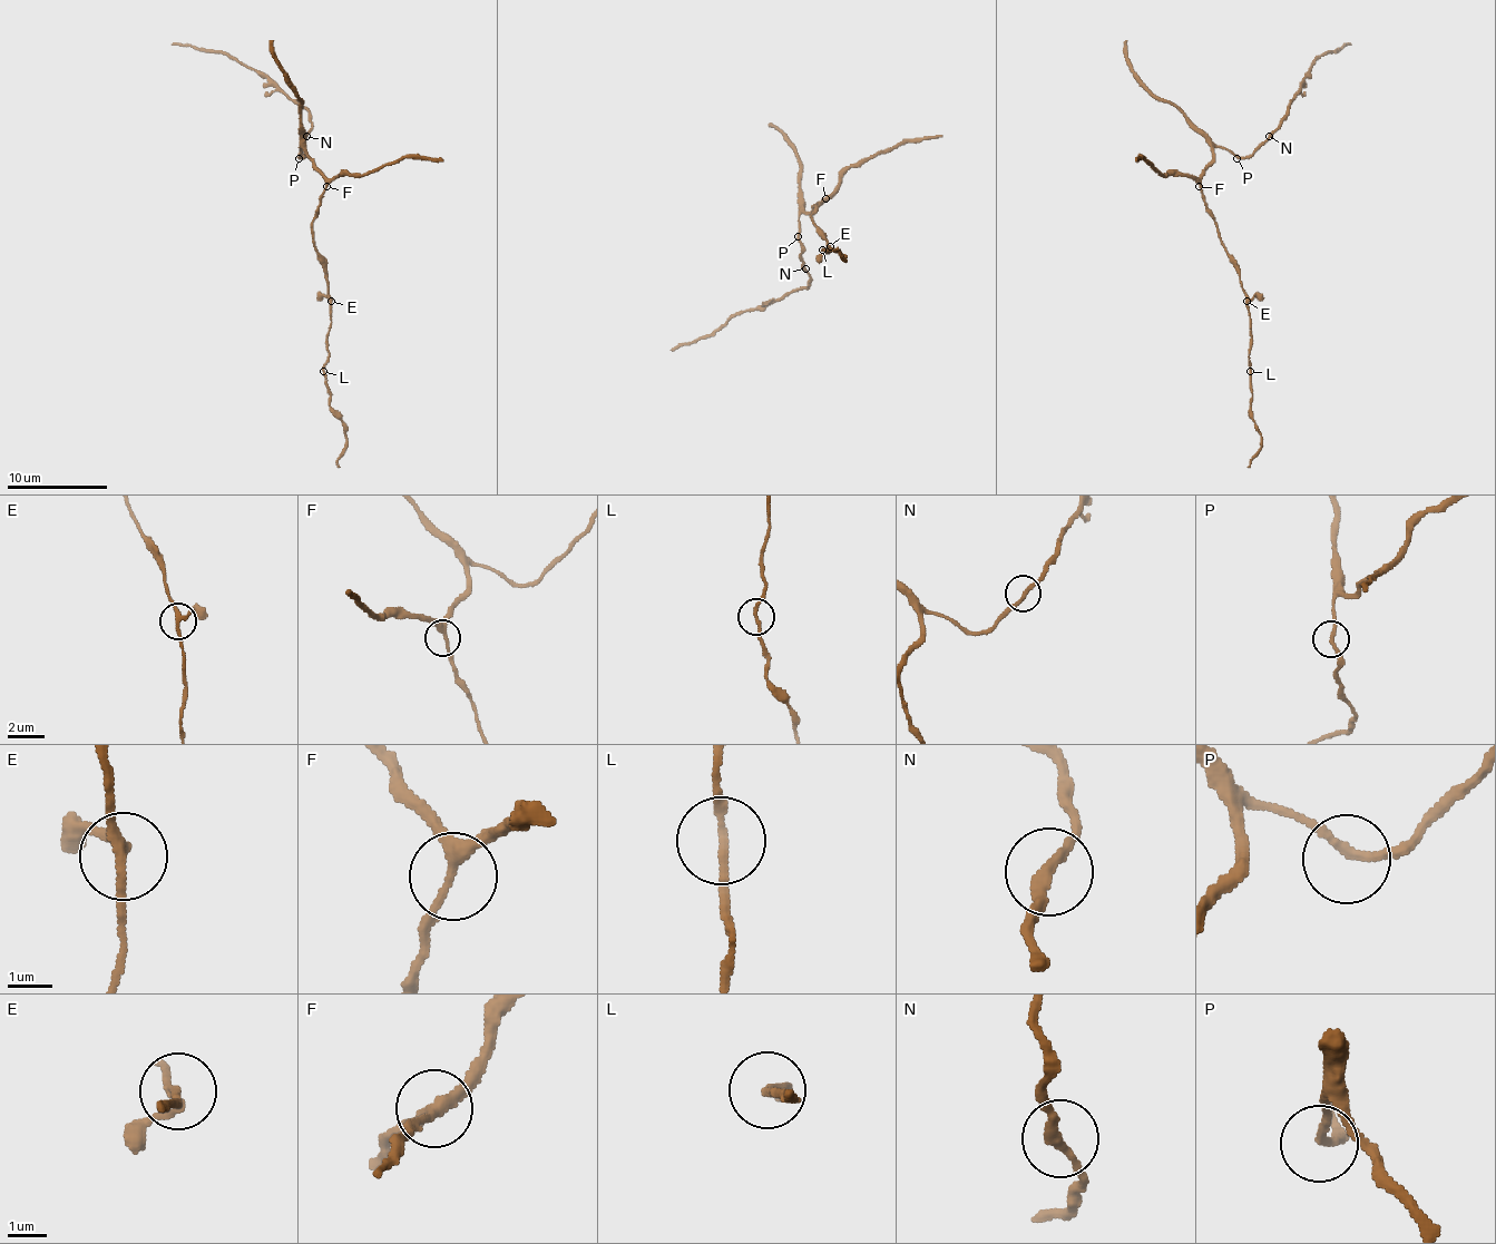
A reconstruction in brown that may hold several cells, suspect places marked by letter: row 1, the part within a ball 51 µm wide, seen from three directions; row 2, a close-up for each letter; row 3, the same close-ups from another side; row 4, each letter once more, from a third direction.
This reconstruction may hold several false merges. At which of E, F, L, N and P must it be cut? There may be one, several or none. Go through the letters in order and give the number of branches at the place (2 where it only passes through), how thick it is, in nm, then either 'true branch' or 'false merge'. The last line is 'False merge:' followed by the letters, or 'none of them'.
E: branches 3; calibre 200 nm; true branch
F: branches 3; calibre 240 nm; true branch
L: branches 2; calibre 180 nm; true branch
N: branches 2; calibre 240 nm; true branch
P: branches 2; calibre 190 nm; true branch
False merge: none of them

